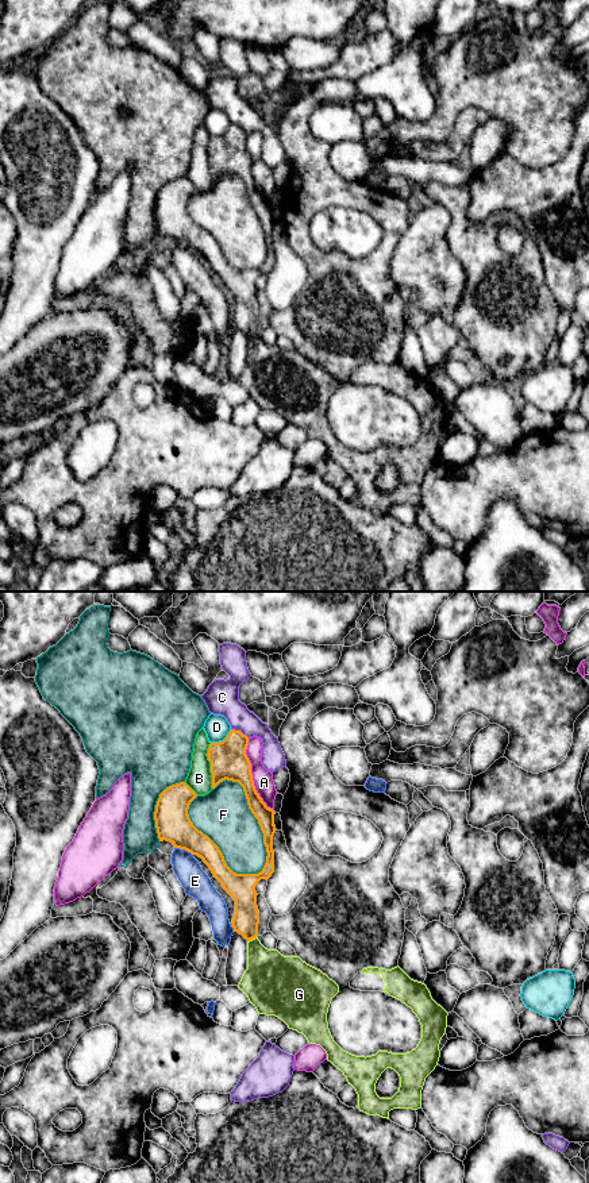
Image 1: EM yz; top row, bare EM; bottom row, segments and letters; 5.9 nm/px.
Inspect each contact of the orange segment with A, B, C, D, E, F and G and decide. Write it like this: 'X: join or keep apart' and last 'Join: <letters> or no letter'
A: keep apart
B: keep apart
C: keep apart
D: keep apart
E: keep apart
F: keep apart
G: join
Join: G

